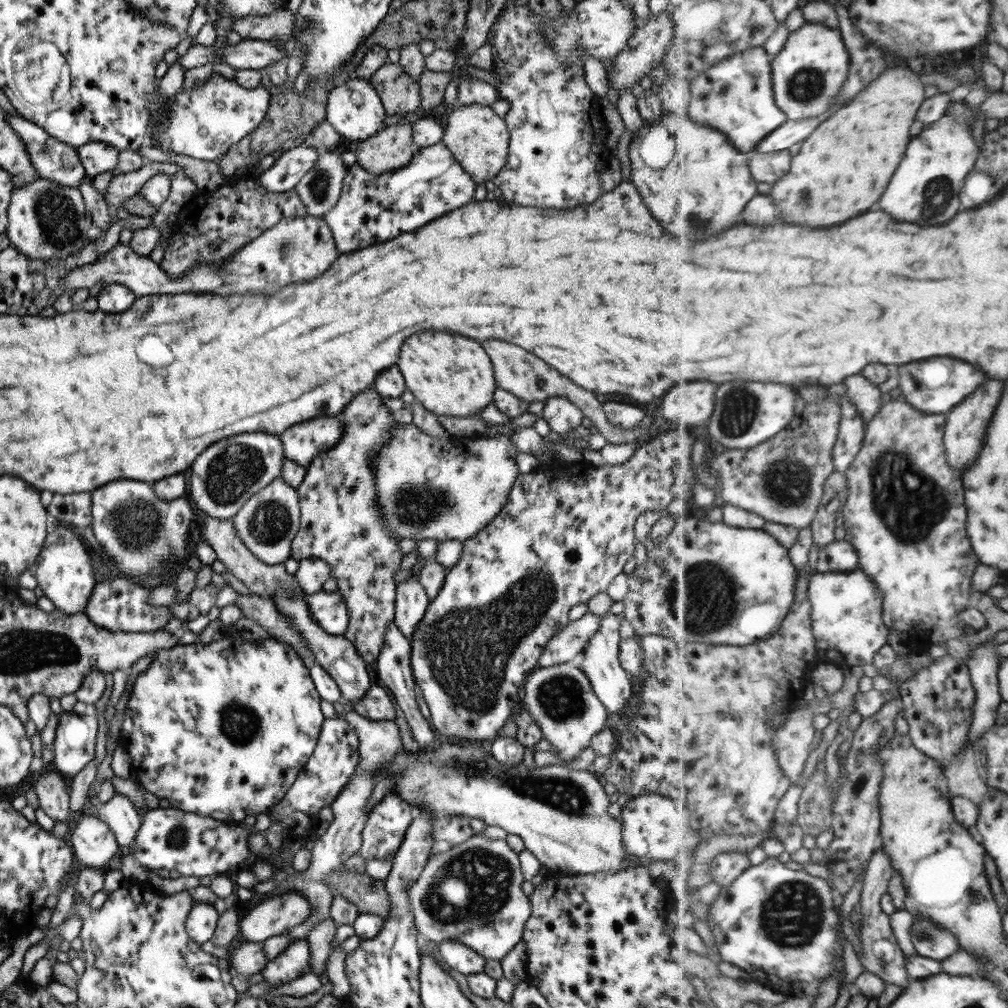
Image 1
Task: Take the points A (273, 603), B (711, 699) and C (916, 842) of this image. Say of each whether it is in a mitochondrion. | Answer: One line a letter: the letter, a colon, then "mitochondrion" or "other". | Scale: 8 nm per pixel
A: other
B: mitochondrion
C: other

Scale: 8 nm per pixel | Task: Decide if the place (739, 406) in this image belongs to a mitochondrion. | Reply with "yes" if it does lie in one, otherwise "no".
yes

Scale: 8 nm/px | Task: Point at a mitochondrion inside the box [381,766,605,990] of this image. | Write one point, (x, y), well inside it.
(486, 876)

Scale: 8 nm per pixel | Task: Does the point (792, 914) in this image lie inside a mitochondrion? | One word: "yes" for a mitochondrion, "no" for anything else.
yes

